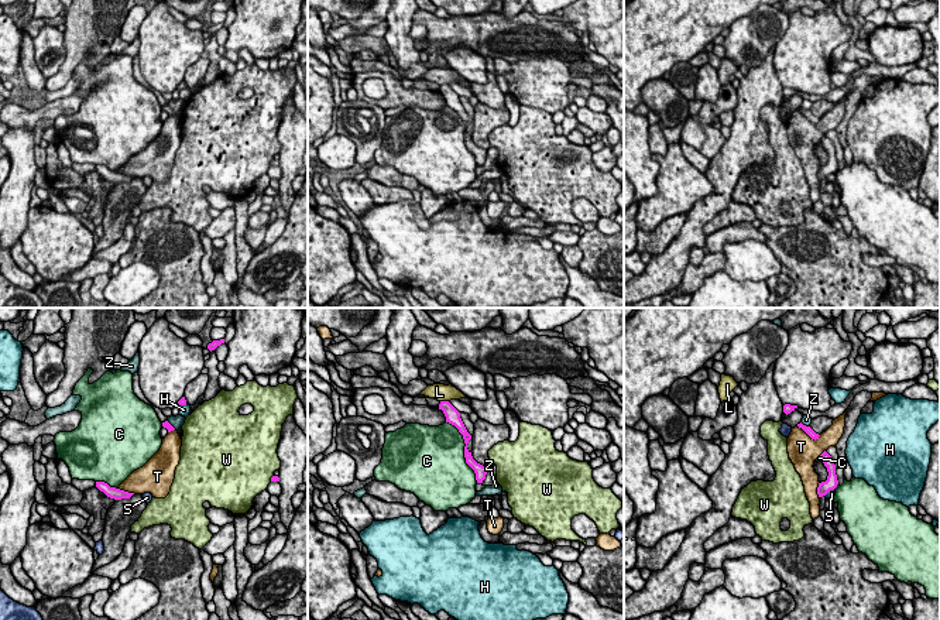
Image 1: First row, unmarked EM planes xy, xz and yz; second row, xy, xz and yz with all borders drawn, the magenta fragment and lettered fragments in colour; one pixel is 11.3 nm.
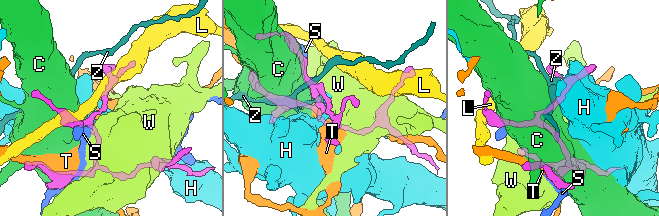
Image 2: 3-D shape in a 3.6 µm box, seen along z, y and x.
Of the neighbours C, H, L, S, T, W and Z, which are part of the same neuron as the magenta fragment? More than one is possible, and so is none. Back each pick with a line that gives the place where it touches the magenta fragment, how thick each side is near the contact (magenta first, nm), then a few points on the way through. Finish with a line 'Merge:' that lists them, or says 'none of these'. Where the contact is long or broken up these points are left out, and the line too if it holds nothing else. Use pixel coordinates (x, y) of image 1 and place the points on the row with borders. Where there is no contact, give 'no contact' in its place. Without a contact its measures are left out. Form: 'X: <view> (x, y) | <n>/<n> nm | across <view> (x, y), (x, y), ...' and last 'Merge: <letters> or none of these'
T: yz (809, 435) | 90/340 nm
Merge: T

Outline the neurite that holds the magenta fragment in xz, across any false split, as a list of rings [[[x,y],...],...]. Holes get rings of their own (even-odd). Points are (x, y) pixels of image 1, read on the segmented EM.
[[[440,401],[439,410],[443,411],[445,417],[446,417],[446,422],[454,425],[459,429],[459,432],[463,435],[463,439],[466,443],[466,446],[464,446],[466,463],[474,470],[477,483],[483,483],[483,480],[486,479],[486,475],[487,475],[487,466],[477,463],[473,459],[471,452],[467,449],[467,443],[471,439],[471,435],[467,432],[467,429],[460,418],[460,412],[449,401]]]

